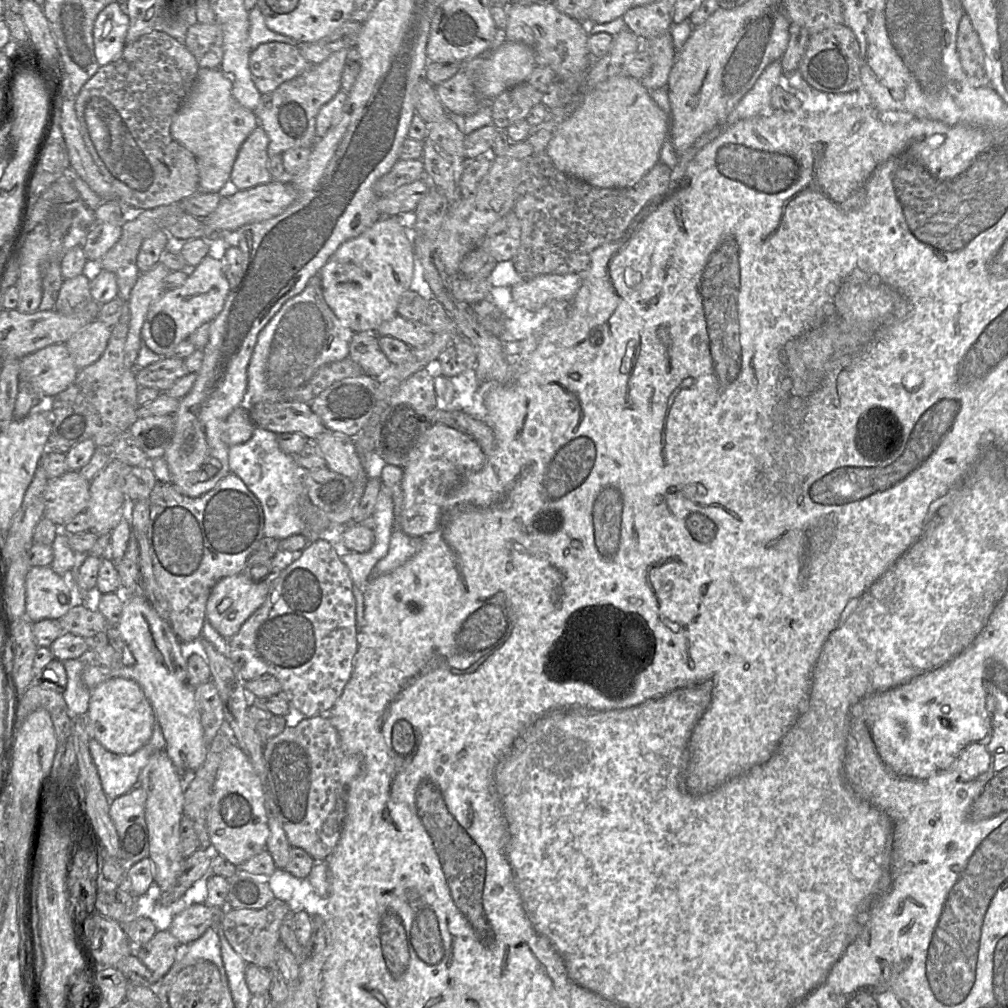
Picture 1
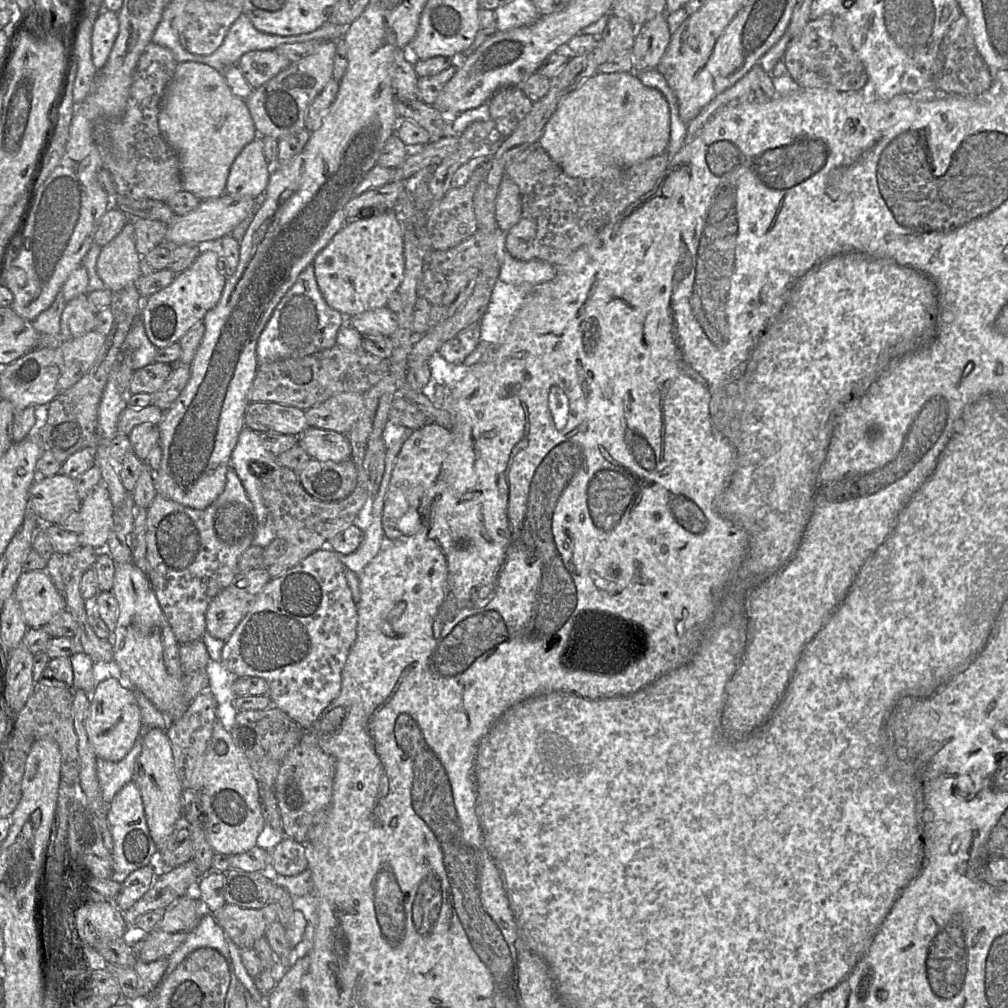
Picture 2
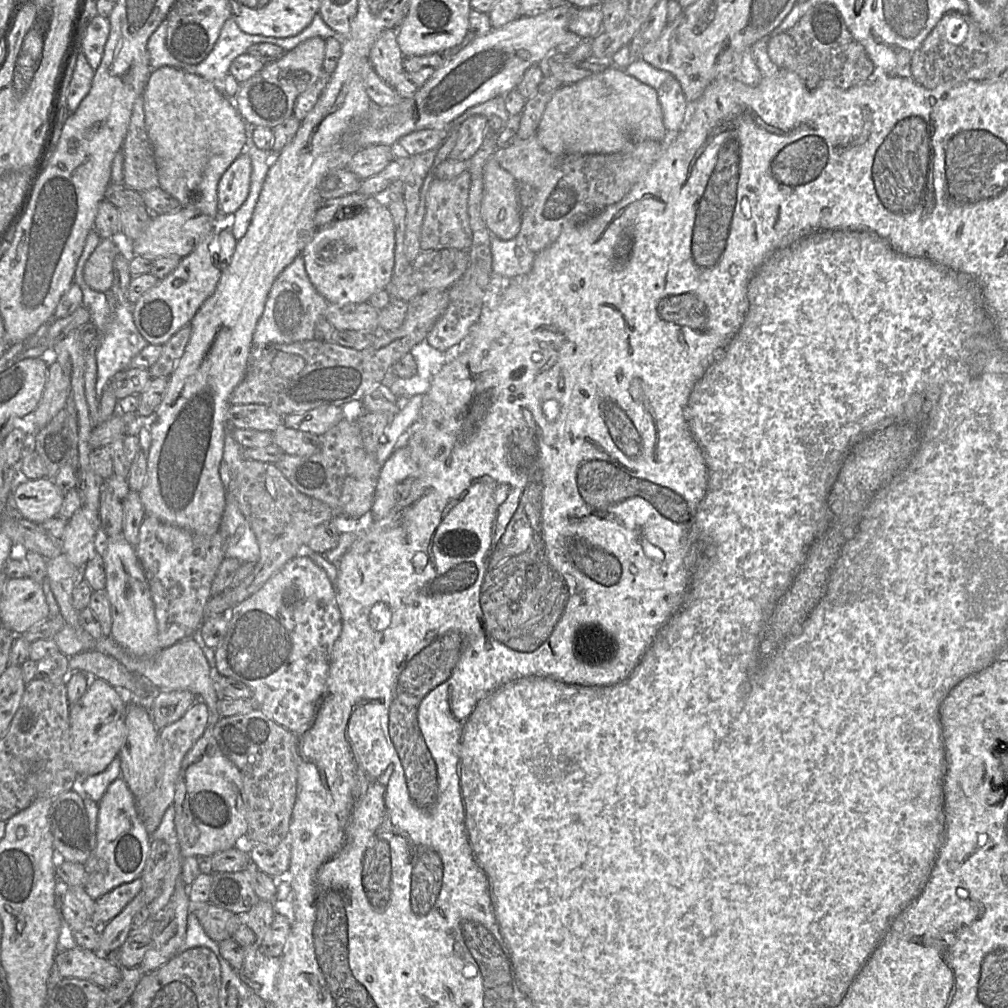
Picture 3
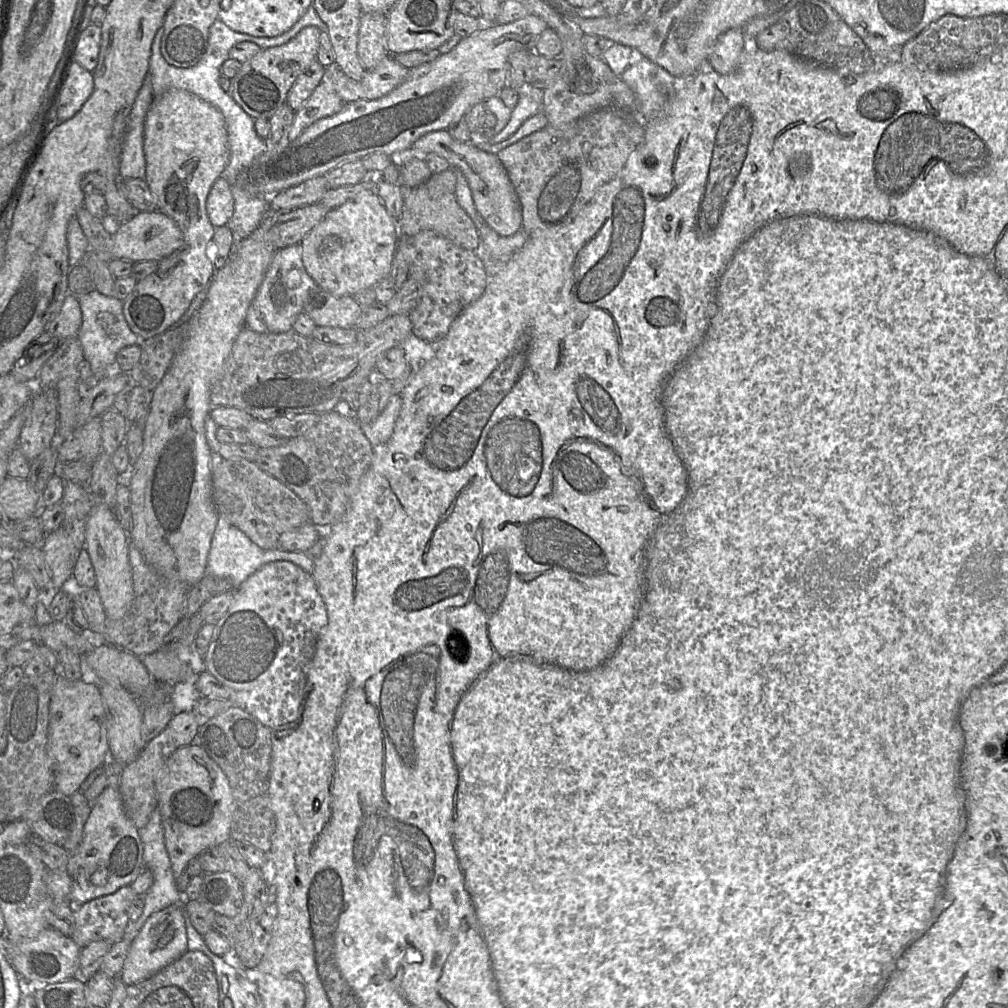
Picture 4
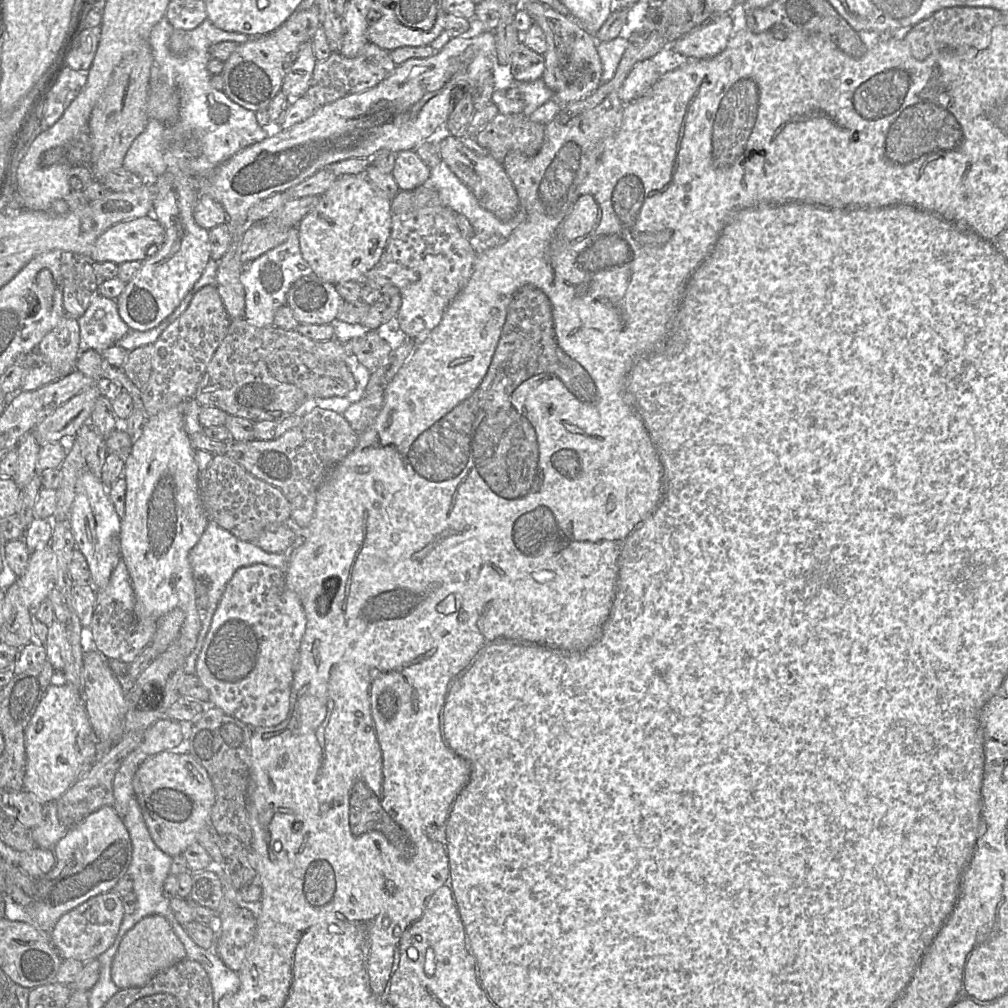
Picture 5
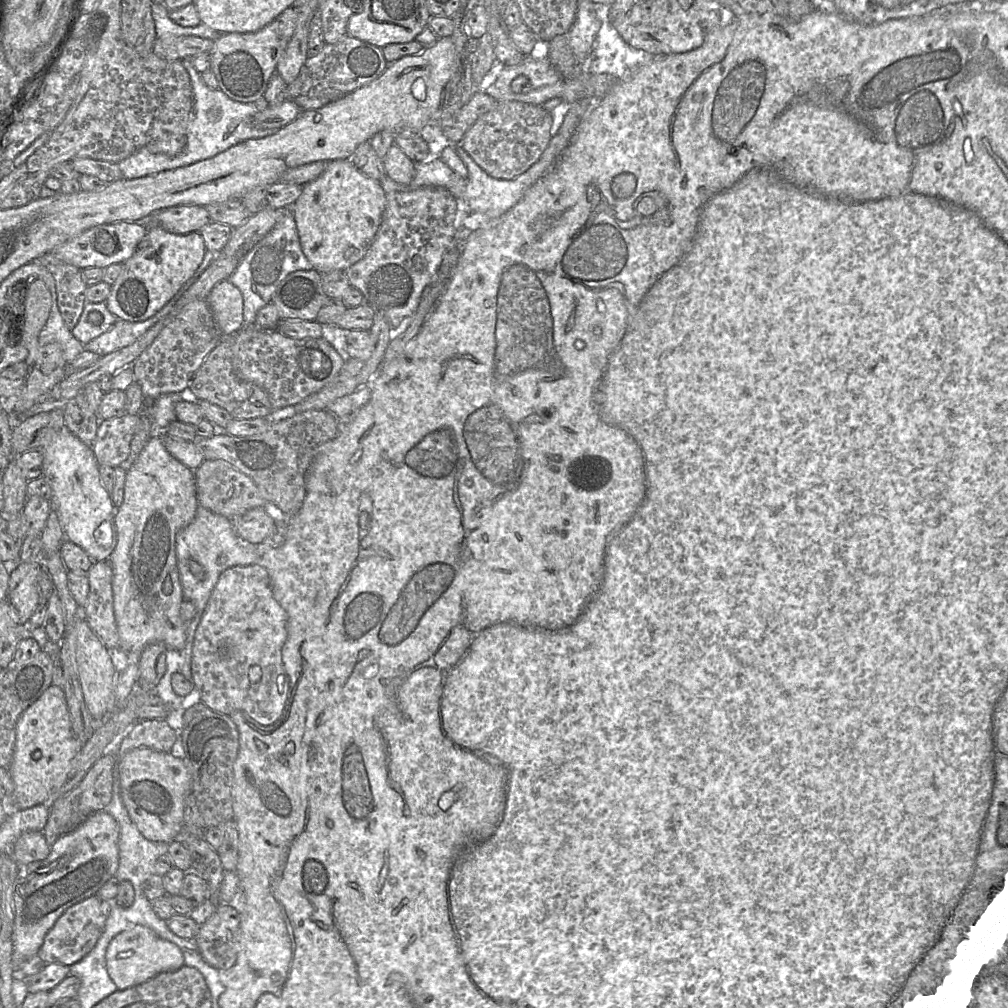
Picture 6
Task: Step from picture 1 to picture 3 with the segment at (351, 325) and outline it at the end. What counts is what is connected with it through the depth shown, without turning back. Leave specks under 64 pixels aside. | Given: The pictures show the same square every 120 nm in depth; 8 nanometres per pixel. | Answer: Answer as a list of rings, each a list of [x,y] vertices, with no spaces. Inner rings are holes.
[[[383,194],[369,196],[362,204],[344,207],[340,210],[344,218],[318,229],[302,250],[309,279],[328,303],[367,302],[372,294],[384,290],[392,280],[395,226],[387,202],[381,198]]]

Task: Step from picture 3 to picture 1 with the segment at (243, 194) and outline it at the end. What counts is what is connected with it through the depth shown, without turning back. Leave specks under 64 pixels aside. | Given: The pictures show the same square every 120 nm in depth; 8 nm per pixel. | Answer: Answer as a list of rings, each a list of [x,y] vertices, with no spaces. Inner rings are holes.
[[[258,125],[241,145],[233,164],[228,189],[246,190],[272,182],[268,171],[269,139]]]

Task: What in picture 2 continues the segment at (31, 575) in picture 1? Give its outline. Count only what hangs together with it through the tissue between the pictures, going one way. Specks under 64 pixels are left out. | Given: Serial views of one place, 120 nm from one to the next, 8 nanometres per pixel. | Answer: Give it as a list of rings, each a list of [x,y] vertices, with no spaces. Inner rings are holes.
[[[45,570],[23,571],[14,586],[13,595],[18,602],[28,628],[42,628],[55,615],[66,611],[66,602]]]

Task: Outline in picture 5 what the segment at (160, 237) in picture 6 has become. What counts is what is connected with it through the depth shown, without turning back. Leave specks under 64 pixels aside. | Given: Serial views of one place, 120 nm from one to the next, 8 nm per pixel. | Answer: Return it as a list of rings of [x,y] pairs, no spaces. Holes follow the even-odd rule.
[[[167,166],[166,171],[157,178],[155,182],[155,196],[152,203],[152,215],[159,221],[162,227],[165,230],[166,238],[164,243],[159,246],[159,250],[153,256],[148,259],[142,261],[140,269],[134,274],[134,276],[126,283],[125,288],[116,298],[118,313],[121,319],[127,324],[130,329],[145,331],[149,330],[153,327],[158,326],[167,316],[169,316],[176,307],[184,300],[184,298],[188,295],[188,293],[193,289],[194,285],[201,278],[204,273],[211,257],[210,257],[210,243],[209,243],[209,231],[205,228],[199,226],[194,219],[194,208],[199,200],[200,194],[199,192],[192,186],[192,178],[189,175],[186,175],[182,172],[179,166]]]

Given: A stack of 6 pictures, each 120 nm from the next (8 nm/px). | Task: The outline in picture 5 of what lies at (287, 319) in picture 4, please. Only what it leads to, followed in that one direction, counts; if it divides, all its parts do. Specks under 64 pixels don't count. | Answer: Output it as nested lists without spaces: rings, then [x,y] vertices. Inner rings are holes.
[[[289,227],[286,240],[248,264],[240,276],[245,292],[244,319],[260,328],[273,326],[275,312],[287,304],[287,294],[291,286],[300,278],[311,274],[313,270],[300,250],[298,227]]]

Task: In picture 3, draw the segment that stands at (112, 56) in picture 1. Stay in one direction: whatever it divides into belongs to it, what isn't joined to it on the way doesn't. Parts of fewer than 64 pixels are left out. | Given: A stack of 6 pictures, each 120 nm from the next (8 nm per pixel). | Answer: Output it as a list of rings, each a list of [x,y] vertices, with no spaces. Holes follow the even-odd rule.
[[[97,15],[87,27],[81,41],[81,51],[88,63],[96,70],[103,57],[104,47],[110,32],[108,17]]]

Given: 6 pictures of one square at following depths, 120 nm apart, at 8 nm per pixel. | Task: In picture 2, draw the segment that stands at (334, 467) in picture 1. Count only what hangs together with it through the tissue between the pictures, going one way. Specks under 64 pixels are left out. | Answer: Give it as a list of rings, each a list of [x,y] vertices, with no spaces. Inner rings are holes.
[[[308,427],[298,436],[298,445],[311,459],[333,462],[351,459],[347,433]]]

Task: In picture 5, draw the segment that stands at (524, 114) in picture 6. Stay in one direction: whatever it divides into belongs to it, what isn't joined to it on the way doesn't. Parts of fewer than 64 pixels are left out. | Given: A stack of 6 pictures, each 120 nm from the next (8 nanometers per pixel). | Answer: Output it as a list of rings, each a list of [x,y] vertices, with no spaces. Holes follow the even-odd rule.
[[[498,113],[481,129],[476,141],[502,164],[511,151],[518,151],[526,156],[536,155],[544,142],[545,126],[531,121],[524,114]]]

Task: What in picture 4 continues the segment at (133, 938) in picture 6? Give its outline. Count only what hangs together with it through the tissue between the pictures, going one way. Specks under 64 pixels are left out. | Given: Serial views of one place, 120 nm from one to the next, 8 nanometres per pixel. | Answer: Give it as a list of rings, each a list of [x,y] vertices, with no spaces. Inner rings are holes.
[[[184,903],[174,904],[152,914],[130,944],[128,955],[118,977],[126,986],[148,979],[179,959],[187,951]]]

